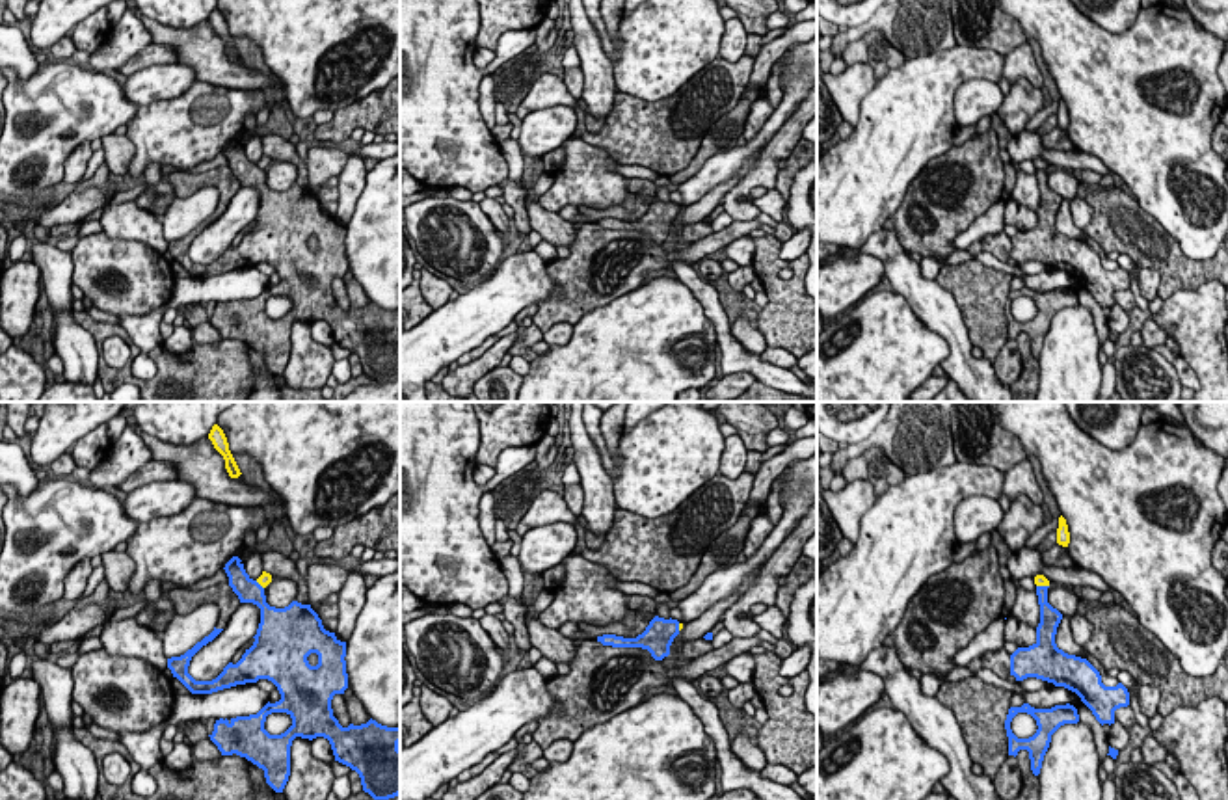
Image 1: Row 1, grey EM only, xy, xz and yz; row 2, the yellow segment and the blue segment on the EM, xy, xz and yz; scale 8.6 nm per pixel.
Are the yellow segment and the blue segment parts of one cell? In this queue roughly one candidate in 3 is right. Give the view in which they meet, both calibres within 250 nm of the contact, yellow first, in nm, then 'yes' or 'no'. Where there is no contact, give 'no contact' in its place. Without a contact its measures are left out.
contact in yz; calibres 100 and 140 nm; no

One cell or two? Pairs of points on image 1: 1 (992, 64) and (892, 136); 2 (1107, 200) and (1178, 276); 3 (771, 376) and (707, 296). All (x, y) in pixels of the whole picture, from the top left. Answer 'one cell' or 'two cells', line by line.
1: one cell
2: one cell
3: one cell

